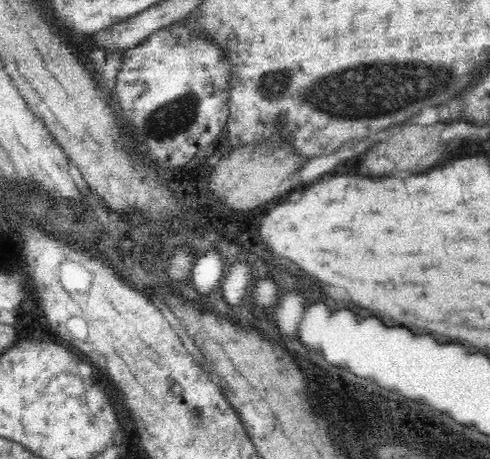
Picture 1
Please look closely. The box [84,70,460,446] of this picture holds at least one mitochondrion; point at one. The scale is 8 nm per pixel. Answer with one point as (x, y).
(178, 115)

